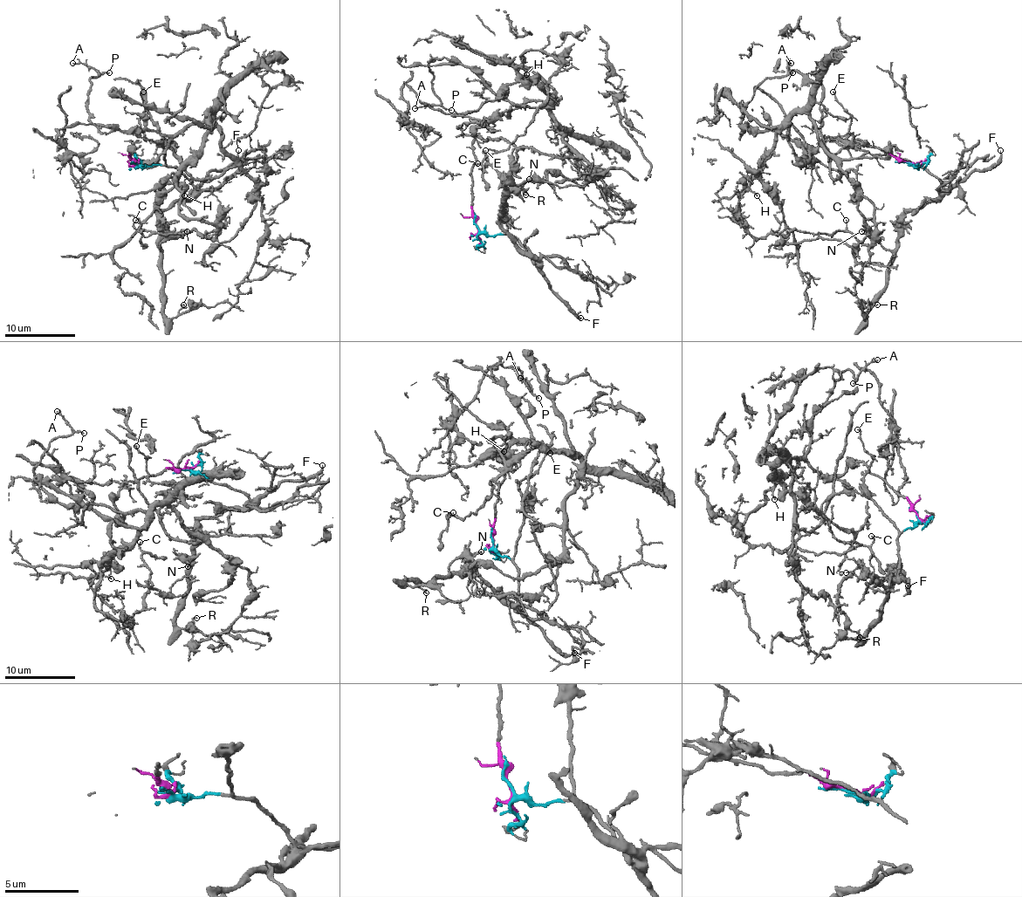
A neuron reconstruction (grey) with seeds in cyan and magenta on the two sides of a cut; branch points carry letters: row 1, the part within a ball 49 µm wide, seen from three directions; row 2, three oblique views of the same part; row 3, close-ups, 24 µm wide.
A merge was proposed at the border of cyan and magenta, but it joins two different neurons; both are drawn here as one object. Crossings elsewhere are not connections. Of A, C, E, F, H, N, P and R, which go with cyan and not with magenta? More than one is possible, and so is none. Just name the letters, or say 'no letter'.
E, F, N, R

